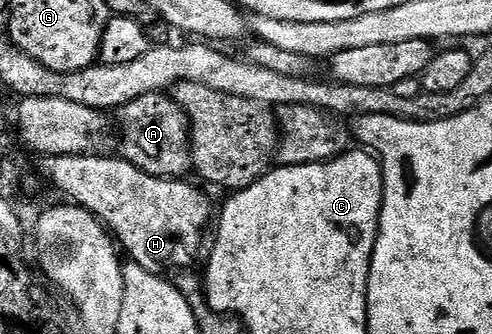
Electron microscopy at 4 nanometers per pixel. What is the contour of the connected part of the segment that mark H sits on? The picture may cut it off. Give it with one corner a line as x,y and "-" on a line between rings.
104,153
49,155
43,160
44,171
48,179
77,207
85,207
95,215
105,228
114,236
115,242
122,248
123,254
142,269
155,275
164,275
168,271
187,268
188,258
200,247
204,239
204,230
209,230
214,219
213,200
203,190
191,187
184,179
159,179
142,173
125,159
113,157
107,159

